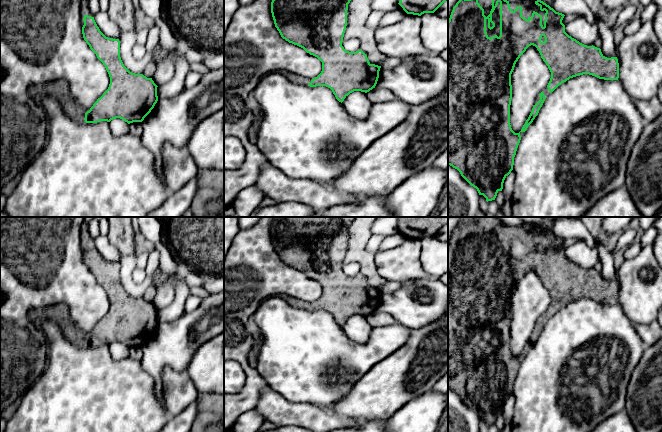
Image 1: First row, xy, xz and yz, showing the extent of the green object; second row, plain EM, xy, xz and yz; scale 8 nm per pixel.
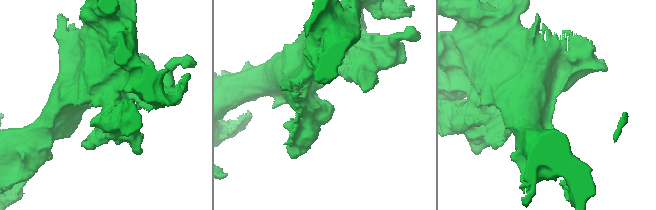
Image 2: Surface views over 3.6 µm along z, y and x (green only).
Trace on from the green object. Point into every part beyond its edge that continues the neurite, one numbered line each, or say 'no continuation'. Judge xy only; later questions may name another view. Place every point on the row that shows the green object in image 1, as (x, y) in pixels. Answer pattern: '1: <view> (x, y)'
1: xy (84, 8)
2: xy (59, 89)

